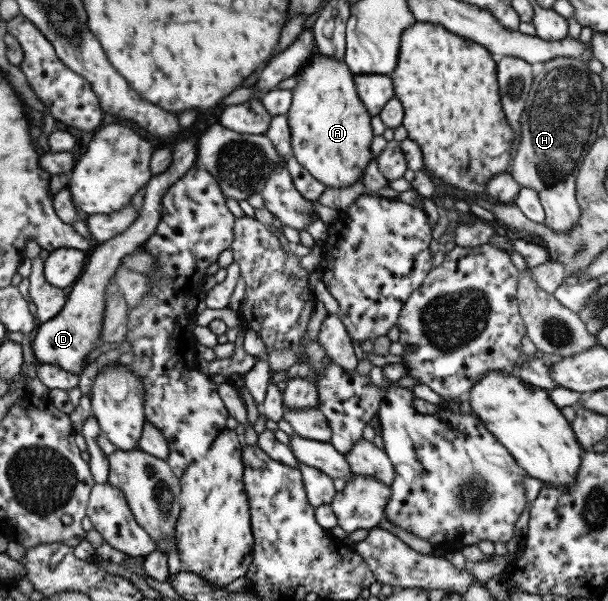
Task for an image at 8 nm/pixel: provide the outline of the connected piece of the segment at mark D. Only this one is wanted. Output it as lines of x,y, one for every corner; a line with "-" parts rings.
195,126
194,132
190,137
181,139
179,143
175,143
172,149
172,162
167,171
153,176
146,183
146,192
143,199
143,207
139,212
137,220
133,225
126,229
123,233
100,242
93,250
92,254
88,255
86,265
78,277
78,280
67,292
67,301
64,308
49,321
39,323
37,331
32,341
33,356
37,363
45,362
58,365
71,373
81,374
87,356
99,347
101,343
101,329
103,327
103,318
105,311
105,290
106,285
110,283
111,277
115,275
123,258
130,255
141,246
151,234
156,230
159,220
161,220
161,198
165,195
168,187
173,185
173,182
181,179
191,166
194,165
197,159
197,143
199,137
207,131
201,132

